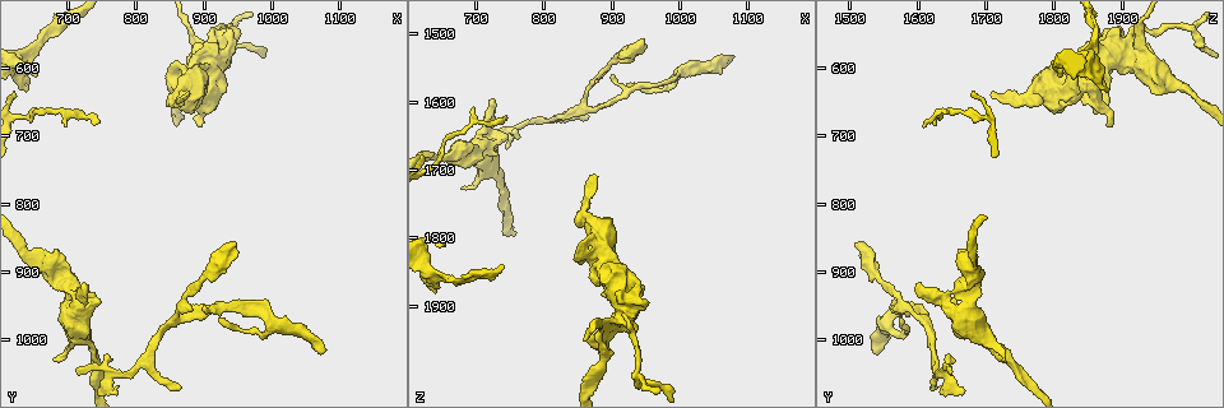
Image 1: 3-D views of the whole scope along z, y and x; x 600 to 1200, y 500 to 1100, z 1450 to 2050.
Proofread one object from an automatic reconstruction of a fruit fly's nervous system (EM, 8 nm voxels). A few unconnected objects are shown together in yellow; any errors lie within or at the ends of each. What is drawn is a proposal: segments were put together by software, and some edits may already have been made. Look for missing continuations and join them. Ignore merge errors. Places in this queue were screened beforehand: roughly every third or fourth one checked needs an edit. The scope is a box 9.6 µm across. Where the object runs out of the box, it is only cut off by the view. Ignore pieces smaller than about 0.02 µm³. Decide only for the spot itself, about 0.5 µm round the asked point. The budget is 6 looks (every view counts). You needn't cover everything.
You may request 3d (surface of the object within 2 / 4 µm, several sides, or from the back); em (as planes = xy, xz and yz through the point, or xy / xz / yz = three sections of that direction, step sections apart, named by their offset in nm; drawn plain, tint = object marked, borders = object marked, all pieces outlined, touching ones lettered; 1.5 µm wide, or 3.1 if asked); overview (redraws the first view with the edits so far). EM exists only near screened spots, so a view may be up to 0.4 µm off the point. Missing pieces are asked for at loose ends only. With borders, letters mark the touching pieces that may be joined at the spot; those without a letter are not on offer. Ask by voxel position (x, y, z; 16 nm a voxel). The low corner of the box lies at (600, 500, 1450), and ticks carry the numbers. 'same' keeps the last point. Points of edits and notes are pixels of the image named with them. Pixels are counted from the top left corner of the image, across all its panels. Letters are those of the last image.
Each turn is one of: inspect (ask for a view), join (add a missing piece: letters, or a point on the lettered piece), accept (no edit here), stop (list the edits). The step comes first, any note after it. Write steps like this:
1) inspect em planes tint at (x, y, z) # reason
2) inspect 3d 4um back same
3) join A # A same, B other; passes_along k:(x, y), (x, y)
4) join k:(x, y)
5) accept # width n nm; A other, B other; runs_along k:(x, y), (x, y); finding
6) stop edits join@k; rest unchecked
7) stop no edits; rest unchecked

inspect em planes plain at (905, 950, 1560) # branch stops here

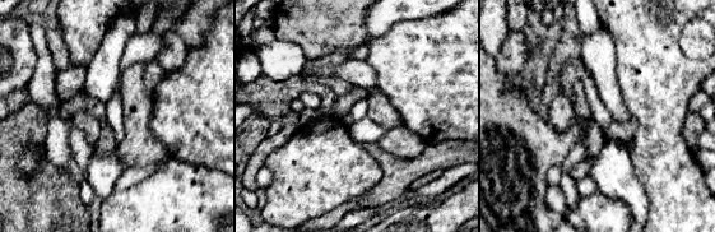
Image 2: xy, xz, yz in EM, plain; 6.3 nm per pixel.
inspect em planes borders same # see the neighbours

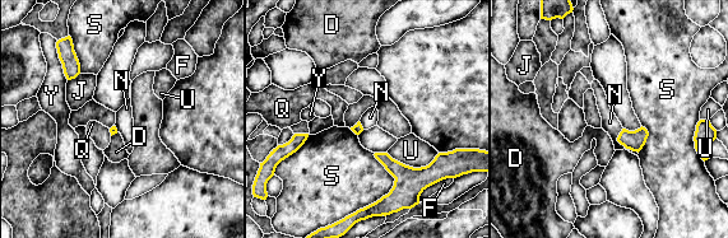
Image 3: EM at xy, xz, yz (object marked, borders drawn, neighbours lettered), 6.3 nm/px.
accept # D other, F other, J other, N other, Q other, S other, U other, Y other; border 3:(622, 127), (617, 140), (638, 153); none of them fits

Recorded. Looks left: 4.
inspect em xz step 8 tint at (720, 920, 1600) # branch stops here

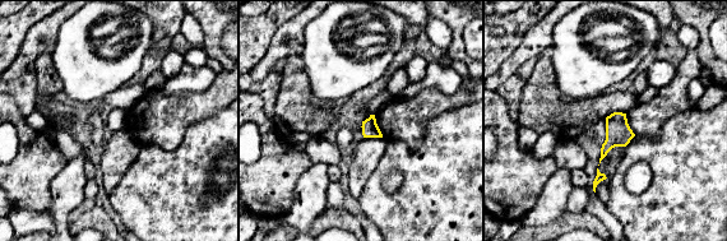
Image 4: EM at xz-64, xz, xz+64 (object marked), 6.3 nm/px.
inspect em planes tint same # cut it another way

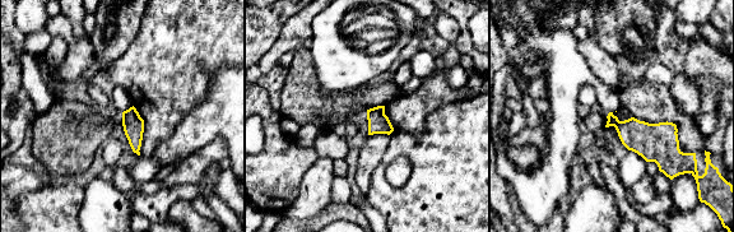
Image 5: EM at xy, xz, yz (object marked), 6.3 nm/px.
inspect em planes borders same # what lies round it

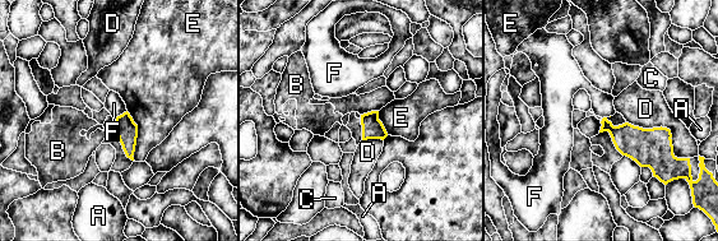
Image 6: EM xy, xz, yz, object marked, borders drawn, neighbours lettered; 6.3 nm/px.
accept # longest_contact D 440 nm; A other, B other, C other, D other, E other, F other; border 6:(126, 110), (116, 117); no lettered piece goes on from it

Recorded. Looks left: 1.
stop no edits; rest unchecked

